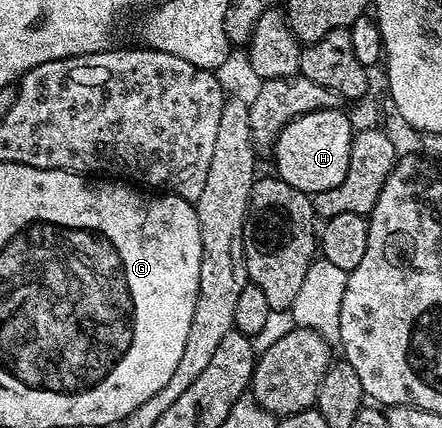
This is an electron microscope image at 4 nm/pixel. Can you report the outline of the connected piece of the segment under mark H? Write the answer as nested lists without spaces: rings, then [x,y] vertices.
[[[323,108],[294,118],[280,131],[276,139],[275,175],[294,186],[294,190],[309,194],[330,190],[330,186],[338,186],[338,182],[346,178],[346,170],[350,166],[353,135],[352,120],[340,108]]]

